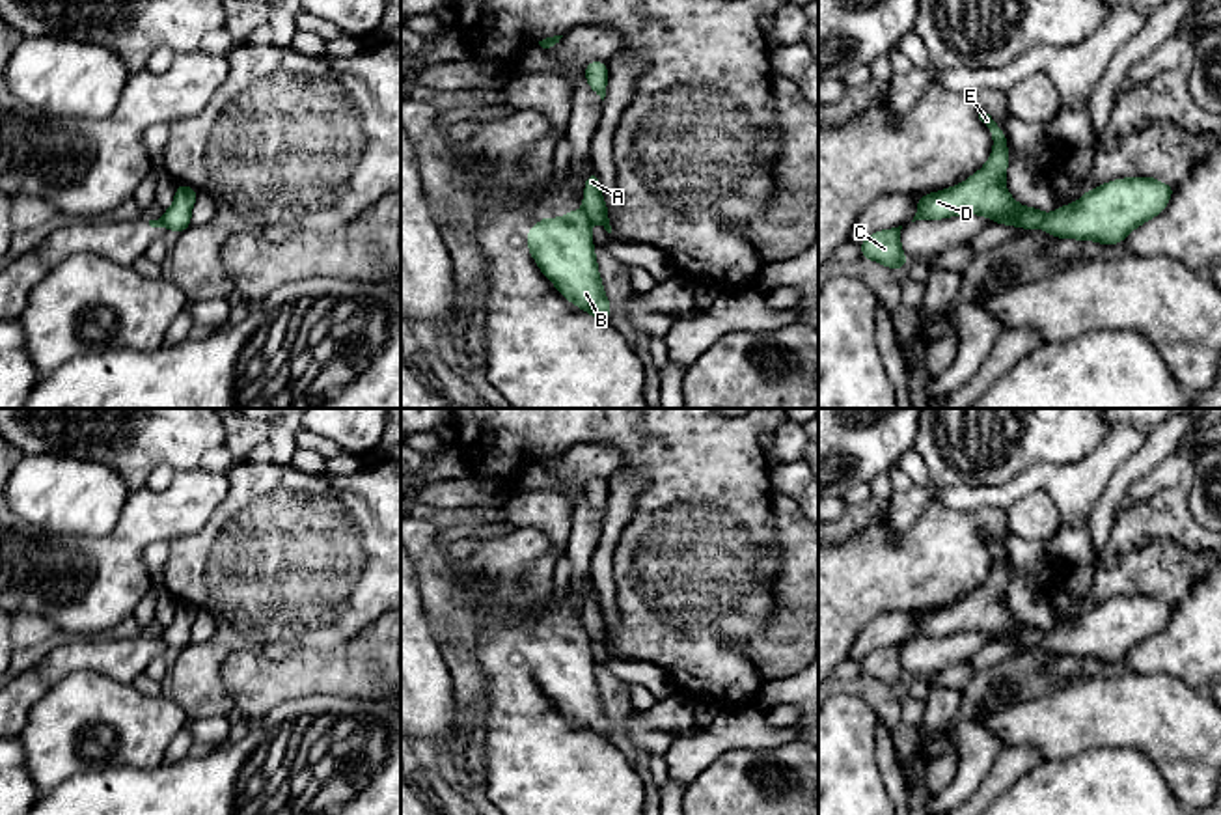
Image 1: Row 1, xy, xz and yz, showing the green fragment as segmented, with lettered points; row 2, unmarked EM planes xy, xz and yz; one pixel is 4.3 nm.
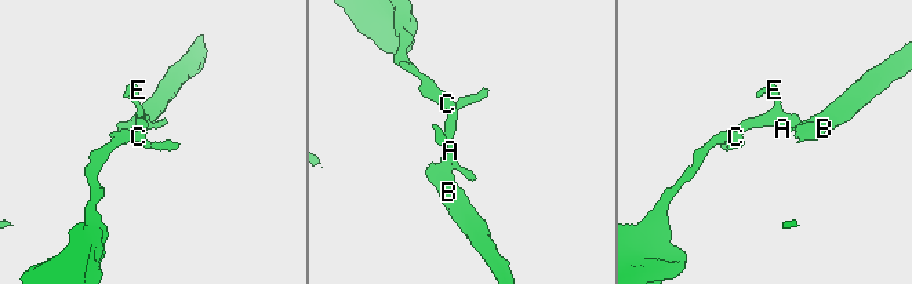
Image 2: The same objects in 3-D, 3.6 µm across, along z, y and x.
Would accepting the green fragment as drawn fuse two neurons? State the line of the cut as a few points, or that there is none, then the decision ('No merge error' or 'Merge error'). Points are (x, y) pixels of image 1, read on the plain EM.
Split along yz (1046, 633), (1039, 644). Merge error

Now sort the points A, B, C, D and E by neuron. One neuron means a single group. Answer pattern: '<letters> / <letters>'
A C D E / B

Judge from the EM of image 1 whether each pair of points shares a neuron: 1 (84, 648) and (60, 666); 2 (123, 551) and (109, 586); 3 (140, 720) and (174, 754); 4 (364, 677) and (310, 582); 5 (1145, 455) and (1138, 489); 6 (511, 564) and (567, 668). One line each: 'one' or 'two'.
1: one
2: one
3: two
4: two
5: two
6: two

